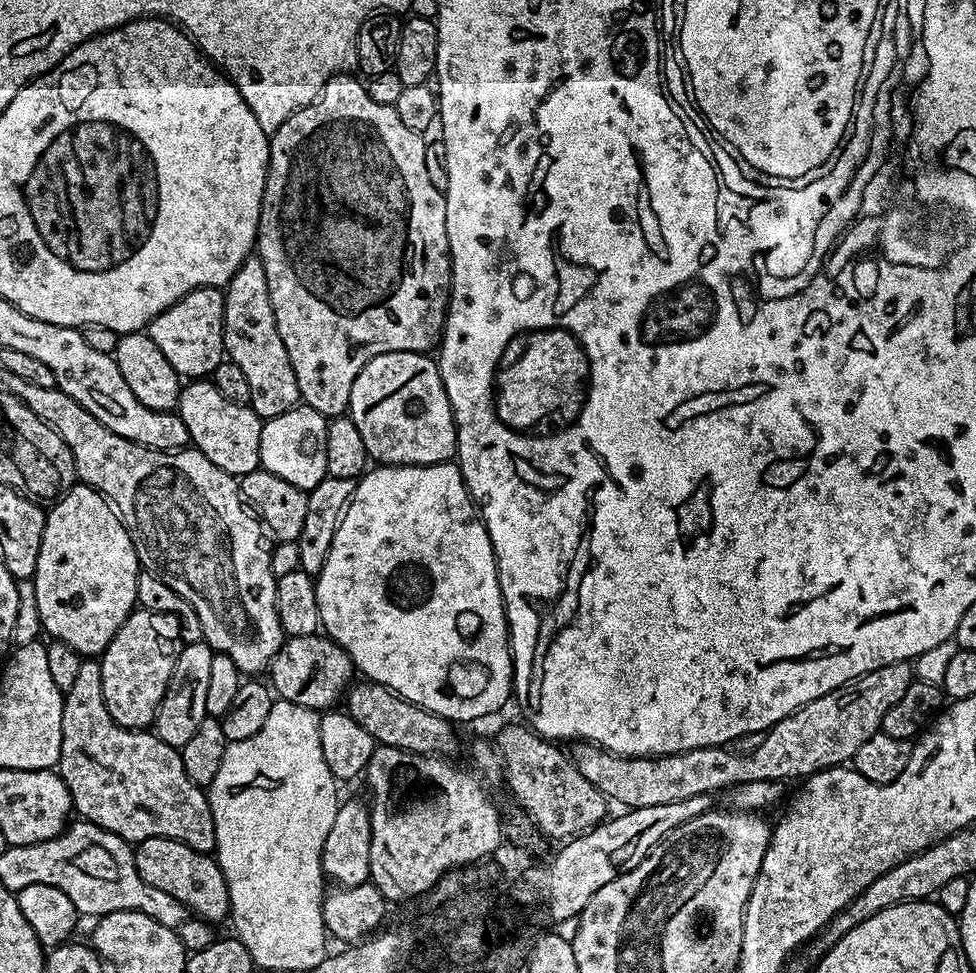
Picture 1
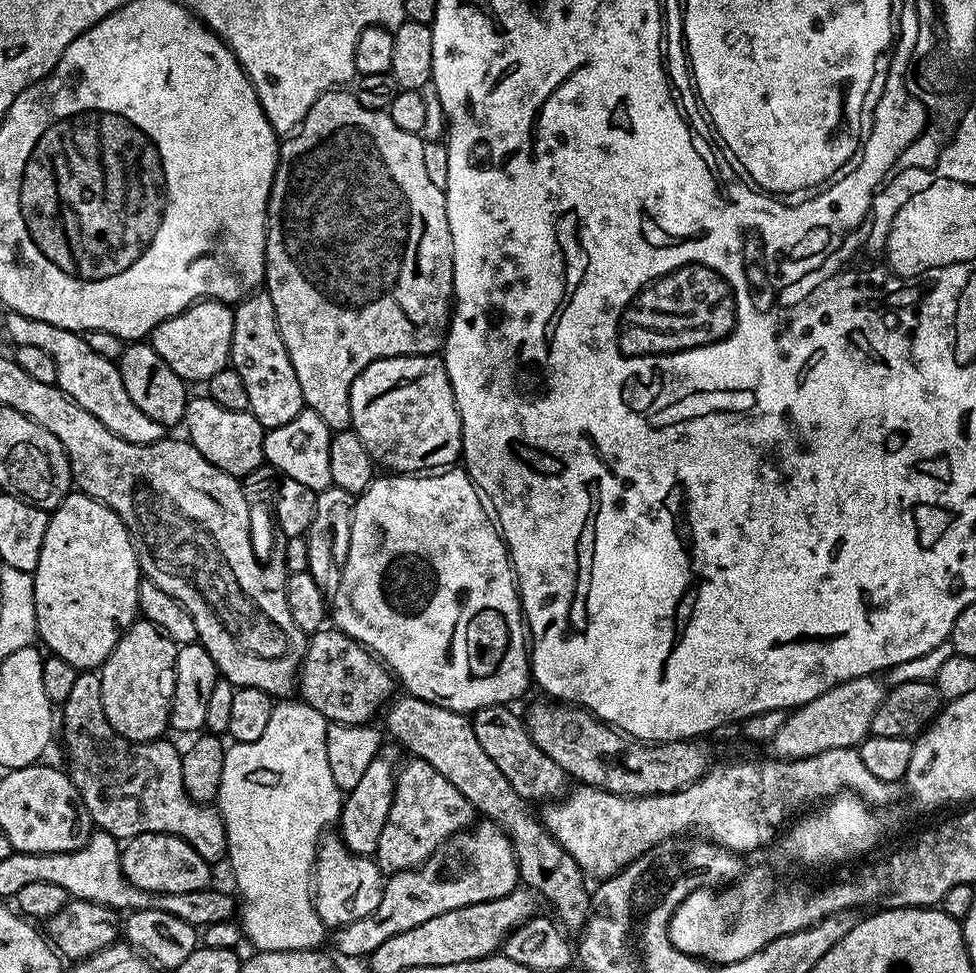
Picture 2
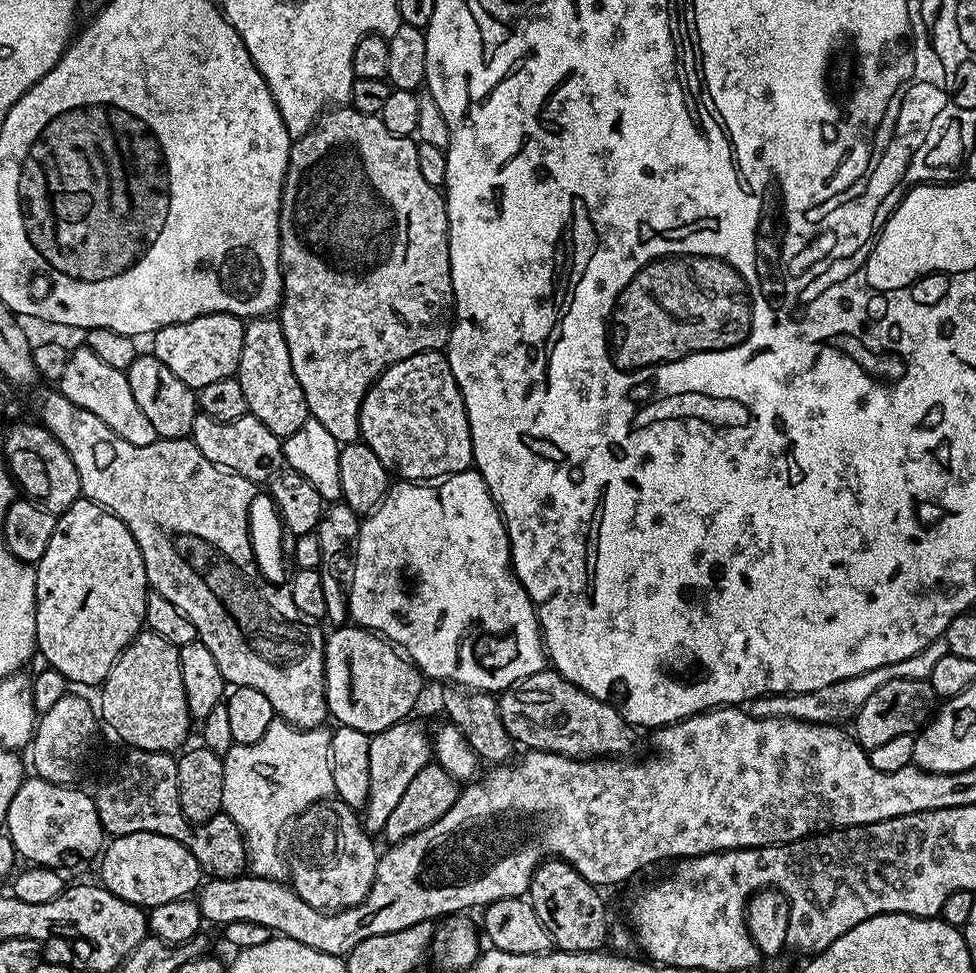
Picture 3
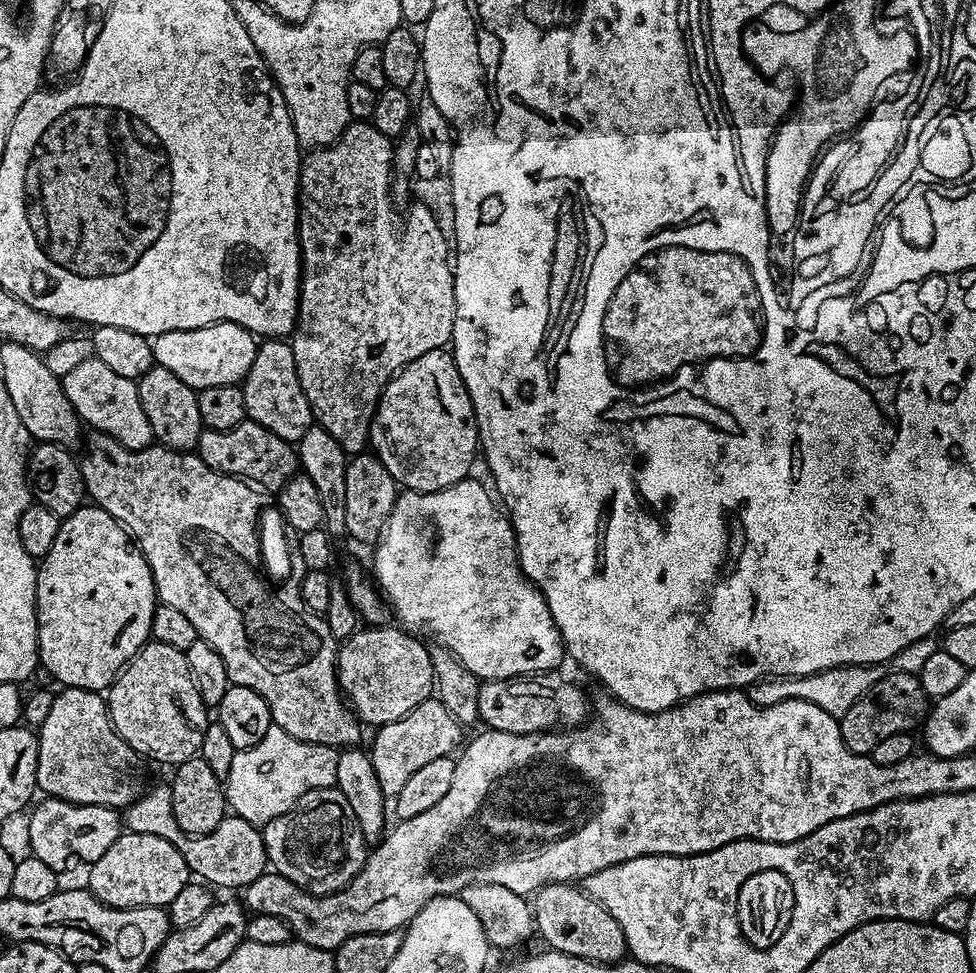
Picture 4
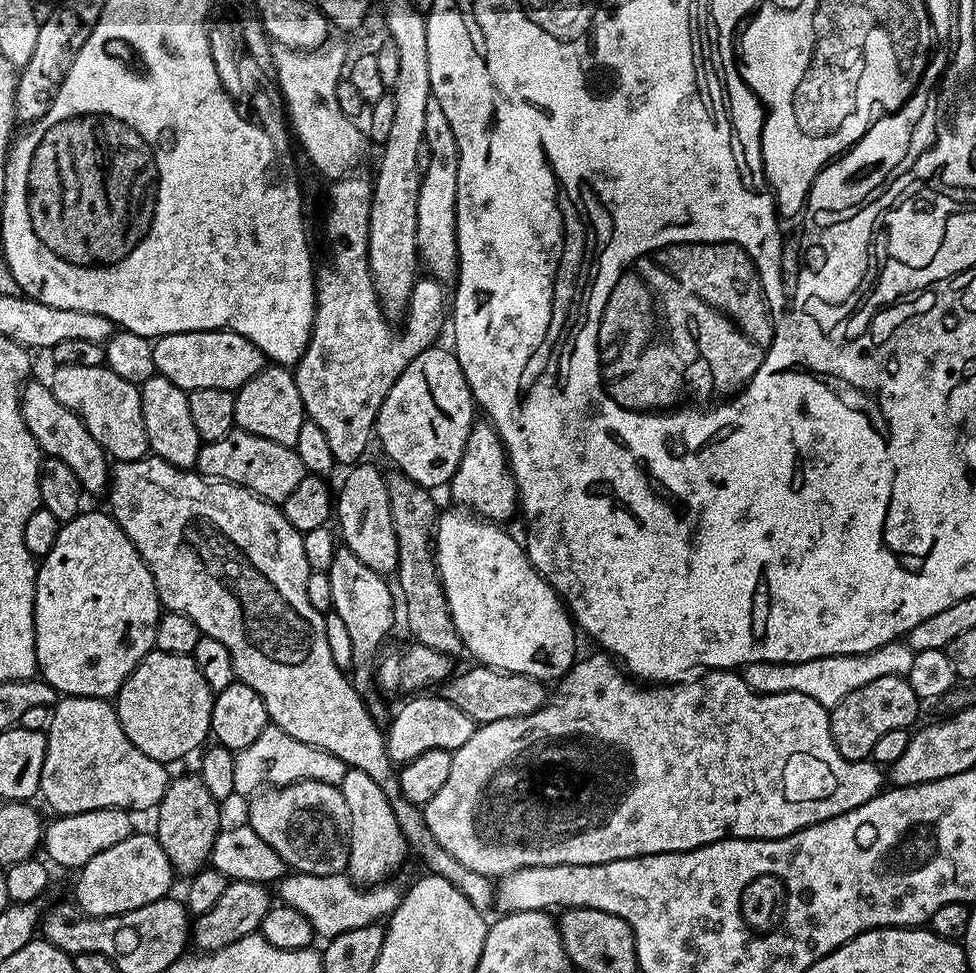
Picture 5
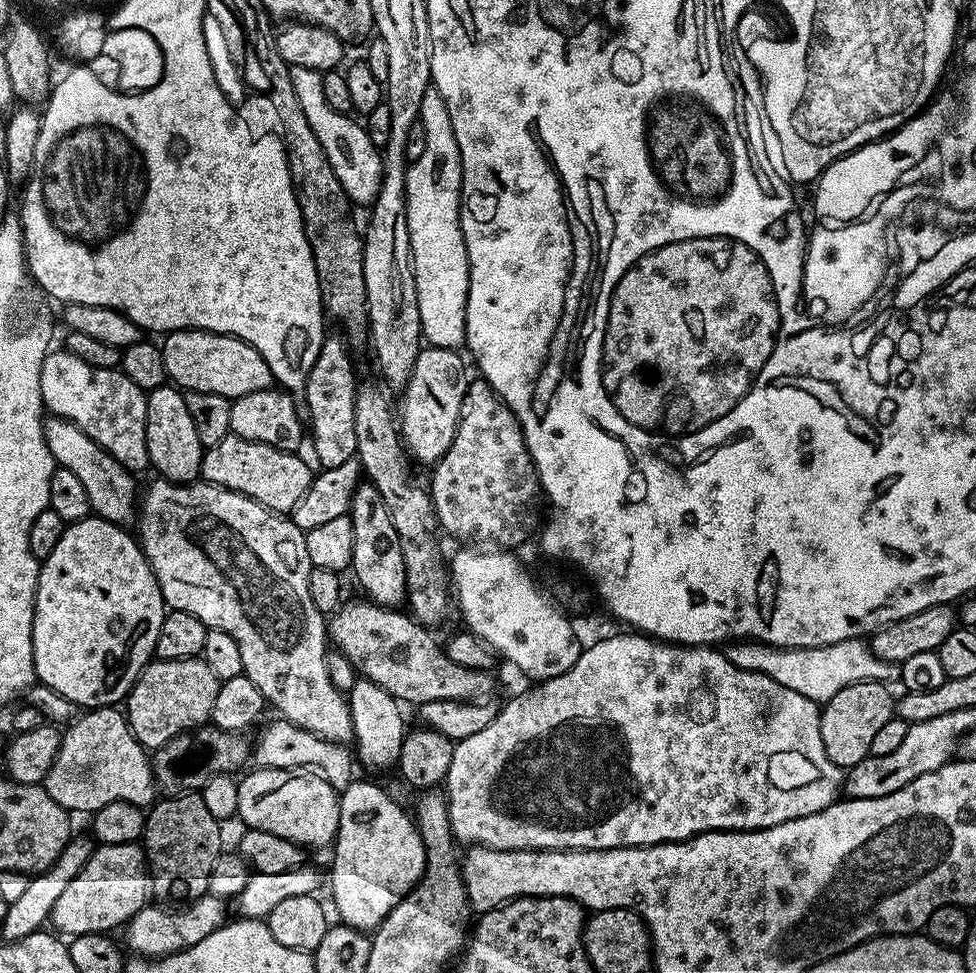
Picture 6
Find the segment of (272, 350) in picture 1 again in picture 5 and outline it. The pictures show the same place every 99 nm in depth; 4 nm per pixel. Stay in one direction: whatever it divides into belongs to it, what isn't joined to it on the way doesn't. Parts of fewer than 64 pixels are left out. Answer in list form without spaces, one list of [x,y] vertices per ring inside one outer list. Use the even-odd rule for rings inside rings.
[[[265,366],[257,376],[250,378],[250,382],[235,389],[235,394],[234,418],[239,431],[258,434],[258,438],[270,438],[270,442],[278,442],[287,448],[296,447],[306,413],[296,377],[287,367]]]

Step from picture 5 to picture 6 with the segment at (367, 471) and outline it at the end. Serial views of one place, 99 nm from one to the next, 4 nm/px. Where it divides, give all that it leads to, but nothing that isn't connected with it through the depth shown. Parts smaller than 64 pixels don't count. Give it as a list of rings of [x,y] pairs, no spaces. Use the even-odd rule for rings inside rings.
[[[361,482],[356,487],[350,509],[352,517],[352,566],[356,572],[356,580],[364,587],[363,595],[373,604],[382,608],[396,610],[405,603],[406,562],[402,558],[402,546],[398,538],[398,530],[394,530],[394,522],[390,522],[390,514],[382,502],[382,494],[376,487]]]

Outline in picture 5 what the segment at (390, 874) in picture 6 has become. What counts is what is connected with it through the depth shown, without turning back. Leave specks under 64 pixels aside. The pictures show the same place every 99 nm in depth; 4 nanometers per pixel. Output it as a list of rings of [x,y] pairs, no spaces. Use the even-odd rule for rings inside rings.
[[[349,768],[338,787],[342,798],[346,798],[346,810],[350,810],[347,875],[361,886],[387,881],[391,877],[388,875],[399,870],[404,855],[410,852],[398,826],[390,797],[382,791],[378,782],[374,782],[374,778],[370,778],[370,774],[357,768]]]

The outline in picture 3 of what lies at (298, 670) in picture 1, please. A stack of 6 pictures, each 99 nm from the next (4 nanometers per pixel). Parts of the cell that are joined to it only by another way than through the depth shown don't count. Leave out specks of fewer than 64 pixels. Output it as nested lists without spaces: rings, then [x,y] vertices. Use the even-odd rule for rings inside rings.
[[[336,626],[327,633],[324,641],[324,697],[329,717],[337,725],[362,730],[370,738],[390,726],[399,724],[413,715],[426,677],[407,655],[401,654],[383,636],[359,626]]]

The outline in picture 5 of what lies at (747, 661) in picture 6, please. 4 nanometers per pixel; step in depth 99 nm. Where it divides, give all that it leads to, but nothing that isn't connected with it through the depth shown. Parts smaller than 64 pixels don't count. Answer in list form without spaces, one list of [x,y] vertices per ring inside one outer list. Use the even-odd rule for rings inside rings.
[[[893,642],[866,654],[838,654],[797,664],[754,662],[744,665],[742,675],[746,686],[750,686],[755,692],[806,694],[806,698],[814,698],[814,702],[831,710],[838,706],[838,702],[842,702],[842,698],[846,698],[846,694],[854,694],[854,690],[866,686],[866,682],[874,682],[887,676],[906,678],[910,674],[910,666],[914,666],[915,657],[916,653],[906,642]]]

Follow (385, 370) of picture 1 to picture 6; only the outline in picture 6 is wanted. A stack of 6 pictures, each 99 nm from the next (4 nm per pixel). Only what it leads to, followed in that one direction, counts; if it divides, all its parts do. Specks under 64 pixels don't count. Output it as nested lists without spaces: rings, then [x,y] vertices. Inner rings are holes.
[[[424,346],[414,362],[408,385],[402,390],[404,405],[398,408],[402,443],[413,461],[435,466],[454,442],[464,393],[470,383],[469,377],[464,377],[464,360],[460,354],[450,348]]]

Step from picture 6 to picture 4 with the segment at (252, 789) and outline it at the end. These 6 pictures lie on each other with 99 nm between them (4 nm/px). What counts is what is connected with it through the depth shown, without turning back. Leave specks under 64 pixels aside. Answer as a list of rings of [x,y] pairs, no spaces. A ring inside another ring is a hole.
[[[337,787],[319,788],[302,794],[302,798],[298,798],[294,806],[286,810],[286,814],[263,825],[262,831],[269,865],[286,878],[290,878],[290,882],[314,893],[315,896],[325,896],[342,890],[364,869],[364,861],[368,859],[370,851],[358,818],[354,818],[354,810],[350,810],[350,802],[346,802],[346,794],[342,794]]]

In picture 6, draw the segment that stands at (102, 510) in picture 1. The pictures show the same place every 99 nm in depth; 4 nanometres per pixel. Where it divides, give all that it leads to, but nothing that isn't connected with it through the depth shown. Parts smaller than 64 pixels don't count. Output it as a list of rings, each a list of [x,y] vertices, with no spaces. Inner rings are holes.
[[[98,515],[87,516],[84,520],[73,520],[67,525],[58,538],[58,546],[50,550],[50,554],[40,564],[40,576],[36,579],[36,609],[32,615],[32,653],[34,654],[34,666],[36,667],[36,680],[45,684],[50,690],[62,694],[70,703],[84,710],[95,708],[107,708],[116,706],[127,697],[129,690],[140,676],[142,669],[153,659],[158,642],[158,630],[162,630],[162,622],[166,615],[166,605],[156,576],[144,551],[138,543],[137,537],[132,536],[131,531],[125,530],[119,524],[112,524],[109,520],[103,520]]]

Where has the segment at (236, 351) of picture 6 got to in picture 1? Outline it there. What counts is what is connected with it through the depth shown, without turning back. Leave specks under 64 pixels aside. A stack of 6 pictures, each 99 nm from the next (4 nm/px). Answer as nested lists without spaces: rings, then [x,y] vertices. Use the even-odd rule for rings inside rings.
[[[199,288],[183,296],[176,304],[171,304],[162,314],[158,314],[148,324],[148,337],[162,350],[166,362],[174,366],[174,370],[182,378],[208,378],[225,359],[224,350],[224,294],[218,288]]]

